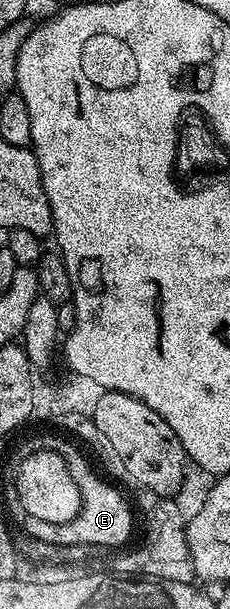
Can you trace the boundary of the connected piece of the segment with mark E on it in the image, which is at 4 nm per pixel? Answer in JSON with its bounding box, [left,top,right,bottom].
[21,434,133,546]

